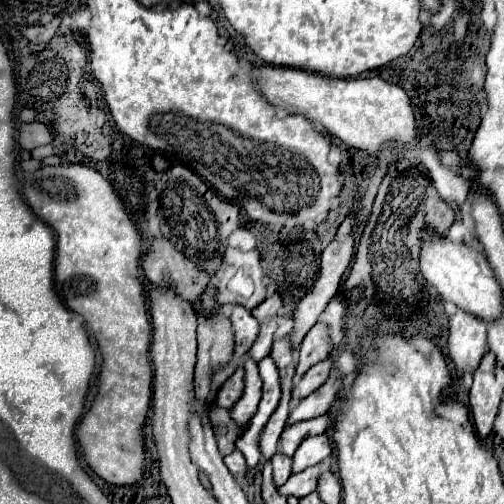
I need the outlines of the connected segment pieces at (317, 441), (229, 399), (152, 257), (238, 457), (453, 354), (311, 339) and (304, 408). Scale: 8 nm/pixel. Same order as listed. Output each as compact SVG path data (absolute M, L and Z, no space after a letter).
M327 433L309 437L299 445L299 449L293 455L293 473L299 473L311 465L321 463L327 455L331 455L331 441Z
M239 367L219 389L219 407L231 409L243 395L243 385L245 385L245 369Z
M161 239L153 241L151 249L141 261L141 267L151 283L171 289L189 305L201 303L201 293L211 279L197 267L191 267L191 263L187 263L187 259L183 259L183 255L175 251L175 247Z
M235 449L231 455L225 457L225 465L227 465L227 469L231 471L231 475L233 475L235 479L243 479L243 477L247 475L247 471L249 471L243 453L237 451L237 449Z
M457 311L449 325L449 359L461 379L465 373L473 373L487 353L487 323L465 311Z
M315 323L313 329L305 335L301 349L299 349L299 365L297 365L297 377L301 377L309 367L317 365L319 361L327 359L333 349L333 341L329 337L329 327L323 323Z
M337 375L335 379L329 379L327 383L323 383L317 391L313 391L311 395L299 401L299 405L289 415L289 423L307 421L327 413L327 409L337 401L341 387L343 387L343 375Z

